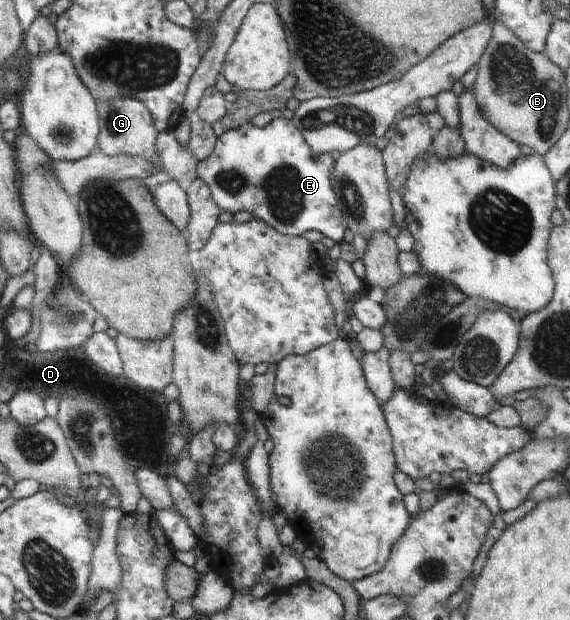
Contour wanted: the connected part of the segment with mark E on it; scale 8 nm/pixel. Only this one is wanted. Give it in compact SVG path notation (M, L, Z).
M276 118L264 128L245 123L236 129L226 129L215 144L210 156L197 165L197 175L209 187L212 199L222 212L246 211L284 235L296 237L308 231L318 231L338 244L344 240L347 227L330 179L335 160L330 153L314 155L292 120Z

